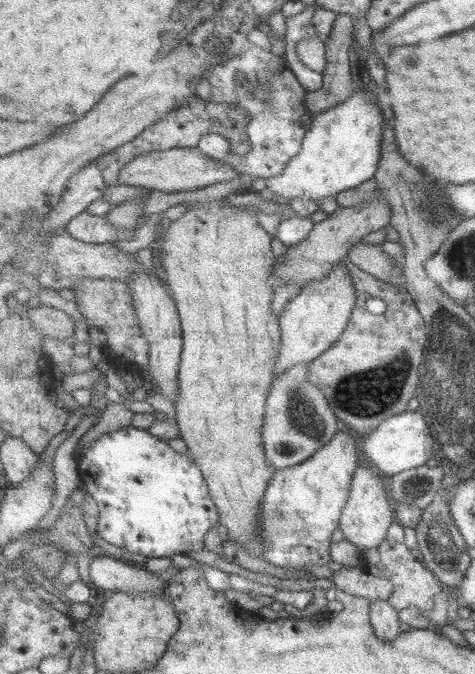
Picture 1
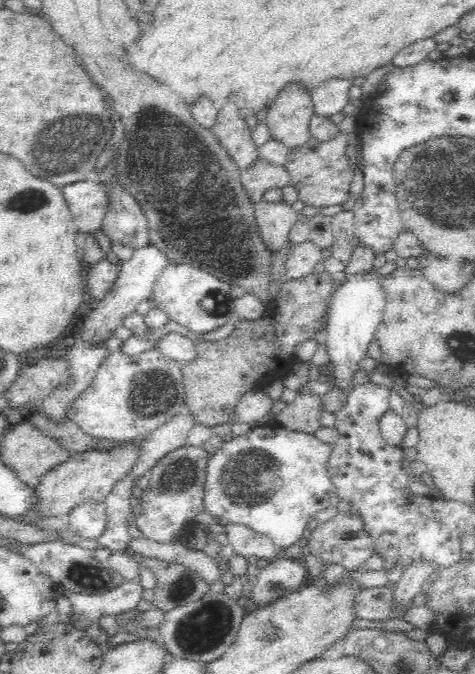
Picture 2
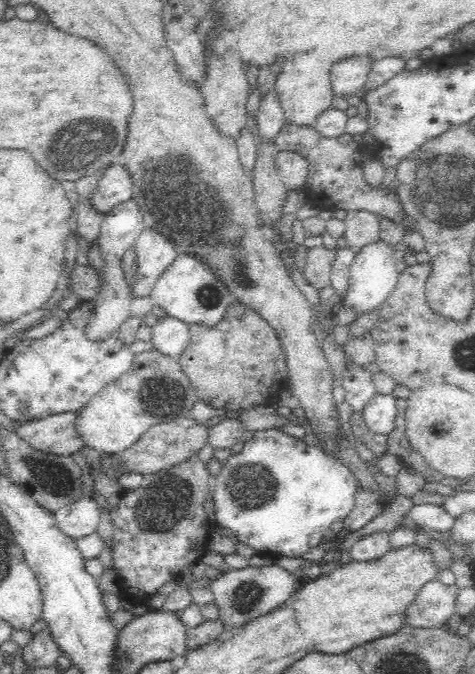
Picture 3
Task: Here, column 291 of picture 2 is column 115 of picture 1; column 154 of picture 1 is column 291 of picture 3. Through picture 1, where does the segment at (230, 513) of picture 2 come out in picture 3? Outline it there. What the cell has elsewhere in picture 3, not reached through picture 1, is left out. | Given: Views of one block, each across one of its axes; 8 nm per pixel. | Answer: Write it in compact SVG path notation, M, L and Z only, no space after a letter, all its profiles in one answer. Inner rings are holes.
M269 428L261 431L254 431L253 437L250 441L244 443L244 447L240 452L231 454L226 458L226 462L221 462L222 468L218 475L212 480L212 502L215 508L215 523L214 526L225 526L230 528L233 534L233 538L236 542L241 542L246 546L250 546L256 550L257 554L268 556L273 559L274 557L290 556L290 558L302 557L308 553L310 548L321 545L323 543L326 533L330 531L332 522L338 519L343 519L353 509L353 496L357 489L356 477L350 471L350 467L342 461L334 453L328 453L328 451L322 450L322 447L318 445L306 444L303 439L292 436L290 433L279 428Z

